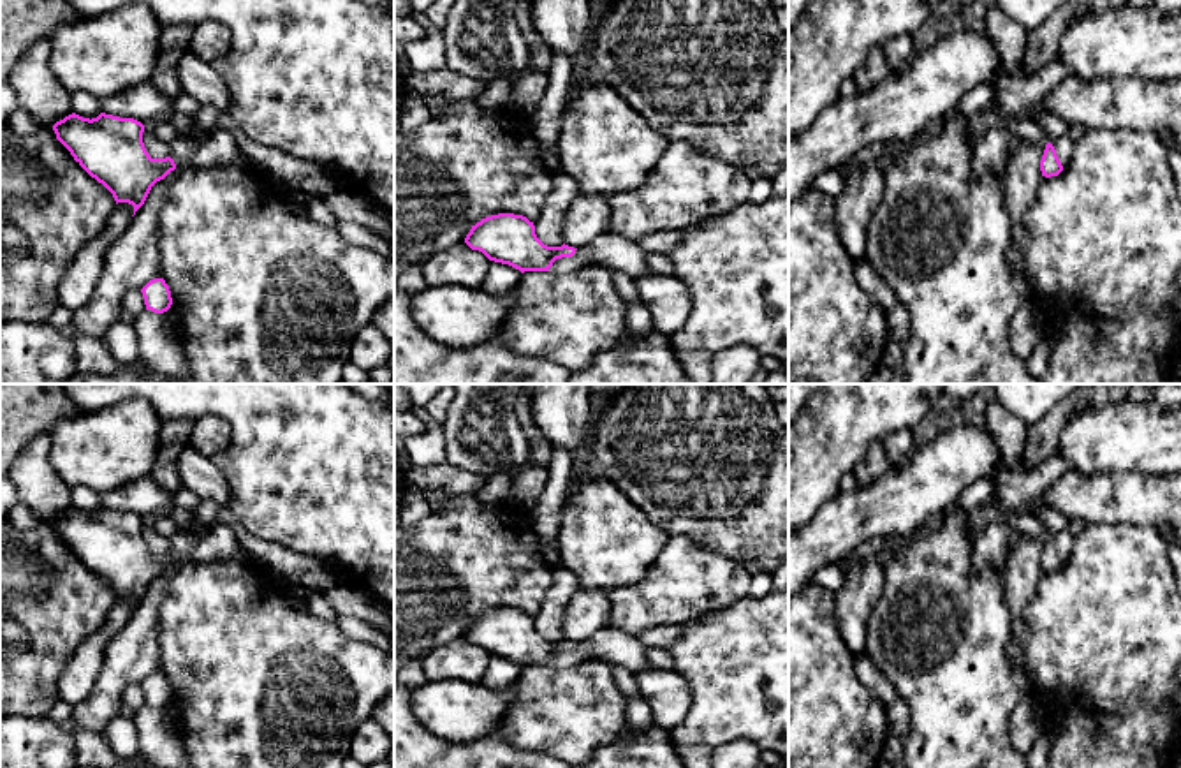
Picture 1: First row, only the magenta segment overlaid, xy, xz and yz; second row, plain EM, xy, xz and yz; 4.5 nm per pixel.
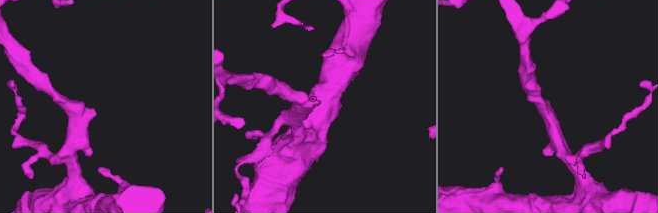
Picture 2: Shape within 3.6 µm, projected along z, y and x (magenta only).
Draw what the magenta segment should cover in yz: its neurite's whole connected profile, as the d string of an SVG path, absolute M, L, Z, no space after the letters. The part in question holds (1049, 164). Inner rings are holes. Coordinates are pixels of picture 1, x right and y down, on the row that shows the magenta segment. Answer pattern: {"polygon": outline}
{"polygon": "M1051 143L1045 144L1045 150L1040 160L1040 171L1042 171L1042 176L1045 178L1058 176L1063 171L1063 166Z"}

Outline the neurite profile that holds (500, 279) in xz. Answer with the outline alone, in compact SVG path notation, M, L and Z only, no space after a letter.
M489 261L489 268L480 282L480 291L502 298L516 289L521 271L502 262Z

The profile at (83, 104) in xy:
M84 92L70 93L72 111L83 118L97 118L102 113L100 99L92 97Z

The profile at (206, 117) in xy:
M201 106L201 109L195 113L194 120L201 132L209 134L211 130L216 129L218 116L220 116L220 111L215 109L213 106Z

